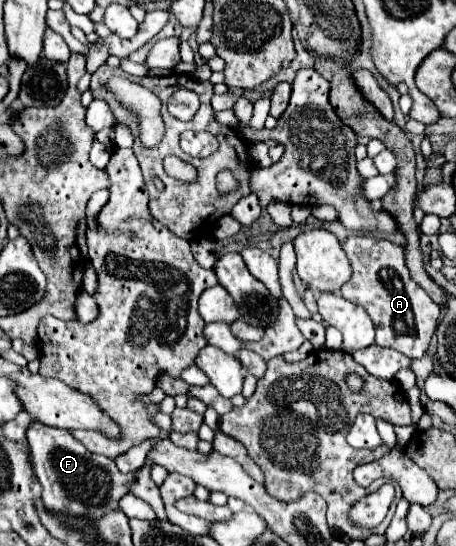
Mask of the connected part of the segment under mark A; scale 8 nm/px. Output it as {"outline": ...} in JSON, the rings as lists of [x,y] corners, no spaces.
{"outline":[[[361,235],[343,241],[343,249],[351,261],[353,275],[349,283],[343,285],[341,295],[351,303],[365,307],[377,331],[377,345],[395,349],[409,359],[421,359],[437,327],[439,305],[425,293],[425,289],[421,289],[421,285],[413,281],[403,257],[405,251],[399,245],[371,237],[363,239]]]}

